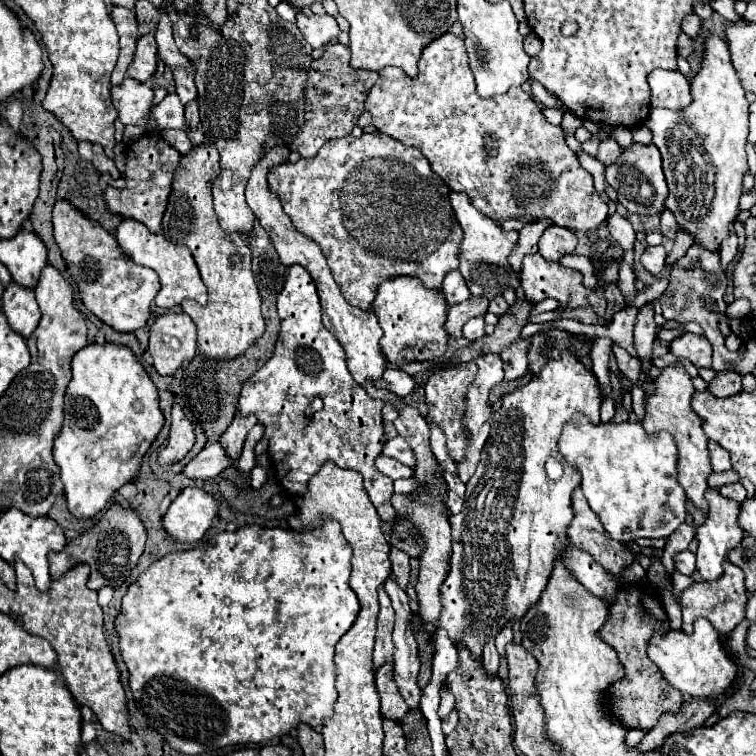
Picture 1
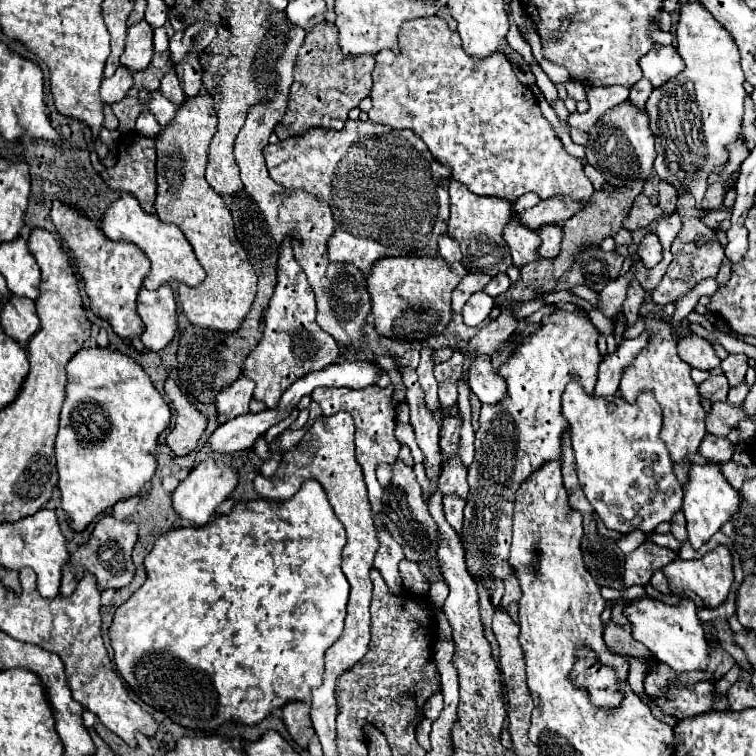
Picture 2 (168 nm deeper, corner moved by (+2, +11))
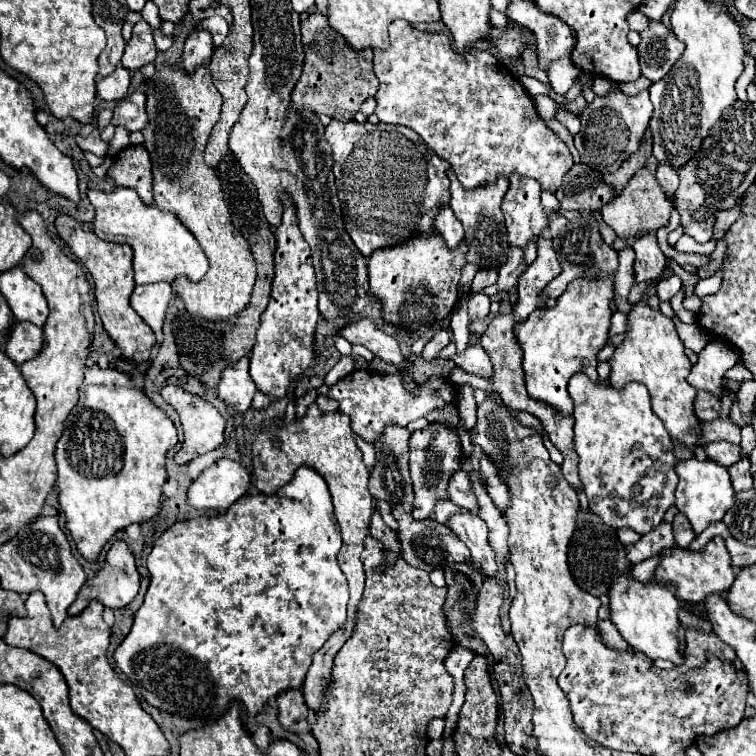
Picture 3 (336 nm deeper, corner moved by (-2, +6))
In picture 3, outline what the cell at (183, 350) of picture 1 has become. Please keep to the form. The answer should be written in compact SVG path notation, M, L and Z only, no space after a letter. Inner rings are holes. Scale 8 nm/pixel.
M167 283L137 285L131 295L131 307L153 329L153 333L157 335L157 341L161 341L163 337L165 313L171 297L173 297L173 291L171 291L171 285Z

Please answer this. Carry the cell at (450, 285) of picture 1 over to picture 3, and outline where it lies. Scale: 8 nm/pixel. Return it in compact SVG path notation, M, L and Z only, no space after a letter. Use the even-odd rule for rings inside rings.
M449 207L441 209L441 215L435 217L435 229L447 241L449 249L455 249L455 245L459 245L459 241L463 241L463 227L459 225L459 221L455 219L455 215L451 213Z

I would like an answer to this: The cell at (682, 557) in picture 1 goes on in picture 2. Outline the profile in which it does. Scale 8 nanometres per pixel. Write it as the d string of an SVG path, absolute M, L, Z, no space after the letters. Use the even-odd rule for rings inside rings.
M653 532L653 534L647 536L647 540L651 540L651 542L657 544L657 546L669 548L669 550L679 550L679 548L681 548L681 542L675 540L675 536L671 536L671 532L667 532L667 534L657 534L657 532Z

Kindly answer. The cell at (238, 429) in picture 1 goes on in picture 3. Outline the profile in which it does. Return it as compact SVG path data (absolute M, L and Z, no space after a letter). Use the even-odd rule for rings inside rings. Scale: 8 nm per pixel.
M249 357L239 359L235 365L223 371L217 391L219 391L219 399L239 413L245 413L251 407L257 387L249 377Z

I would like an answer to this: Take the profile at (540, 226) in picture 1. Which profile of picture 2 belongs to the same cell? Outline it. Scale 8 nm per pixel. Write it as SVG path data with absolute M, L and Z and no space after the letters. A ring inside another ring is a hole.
M551 196L551 200L541 200L537 206L525 210L519 220L523 226L541 228L541 226L553 224L557 220L569 220L579 210L583 210L583 206L585 206L583 202L567 200L567 196L561 196L561 198Z

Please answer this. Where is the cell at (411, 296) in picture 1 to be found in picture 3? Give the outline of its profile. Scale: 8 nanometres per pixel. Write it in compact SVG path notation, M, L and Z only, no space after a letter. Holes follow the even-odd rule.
M439 233L419 237L395 249L379 249L367 259L371 293L381 301L385 323L403 331L423 331L441 323L451 315L457 303L457 283L465 261L467 247L461 243L457 249L447 249Z

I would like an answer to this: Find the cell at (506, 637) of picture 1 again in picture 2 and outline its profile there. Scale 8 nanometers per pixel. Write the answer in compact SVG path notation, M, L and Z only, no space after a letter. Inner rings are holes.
M509 574L503 582L505 582L503 606L509 606L511 602L517 602L517 600L519 600L519 596L521 596L521 588L519 588L519 582L517 582L517 576L515 576L515 574Z

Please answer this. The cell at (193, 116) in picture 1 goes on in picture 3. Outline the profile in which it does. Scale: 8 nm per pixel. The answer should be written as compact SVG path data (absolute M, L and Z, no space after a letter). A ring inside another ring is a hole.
M193 31L185 41L181 65L183 65L183 69L193 71L201 65L207 65L211 55L213 55L211 35L207 31Z

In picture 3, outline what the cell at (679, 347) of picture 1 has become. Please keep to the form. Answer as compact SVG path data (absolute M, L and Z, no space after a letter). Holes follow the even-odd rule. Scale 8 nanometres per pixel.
M709 343L701 353L697 363L691 367L689 383L695 389L711 391L717 397L721 395L721 381L727 369L739 361L739 349L727 343Z

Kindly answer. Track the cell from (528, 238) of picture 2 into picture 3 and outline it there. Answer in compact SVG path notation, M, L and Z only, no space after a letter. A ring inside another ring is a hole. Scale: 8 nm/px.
M511 177L509 191L501 205L511 247L525 249L527 243L531 243L535 237L541 237L541 233L549 227L549 219L541 207L539 195L539 181Z

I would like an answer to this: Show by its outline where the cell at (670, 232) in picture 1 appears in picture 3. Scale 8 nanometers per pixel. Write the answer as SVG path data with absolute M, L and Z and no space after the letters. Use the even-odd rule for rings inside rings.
M659 165L657 167L657 181L661 185L661 189L669 195L673 195L677 191L677 185L679 185L679 179L677 179L677 171L671 169L669 165Z

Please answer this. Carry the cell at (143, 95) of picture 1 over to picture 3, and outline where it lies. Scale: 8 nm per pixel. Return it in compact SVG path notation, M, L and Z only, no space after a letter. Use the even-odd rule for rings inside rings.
M119 65L115 73L111 73L111 77L97 81L97 95L103 101L119 101L127 95L129 85L131 85L131 71Z

